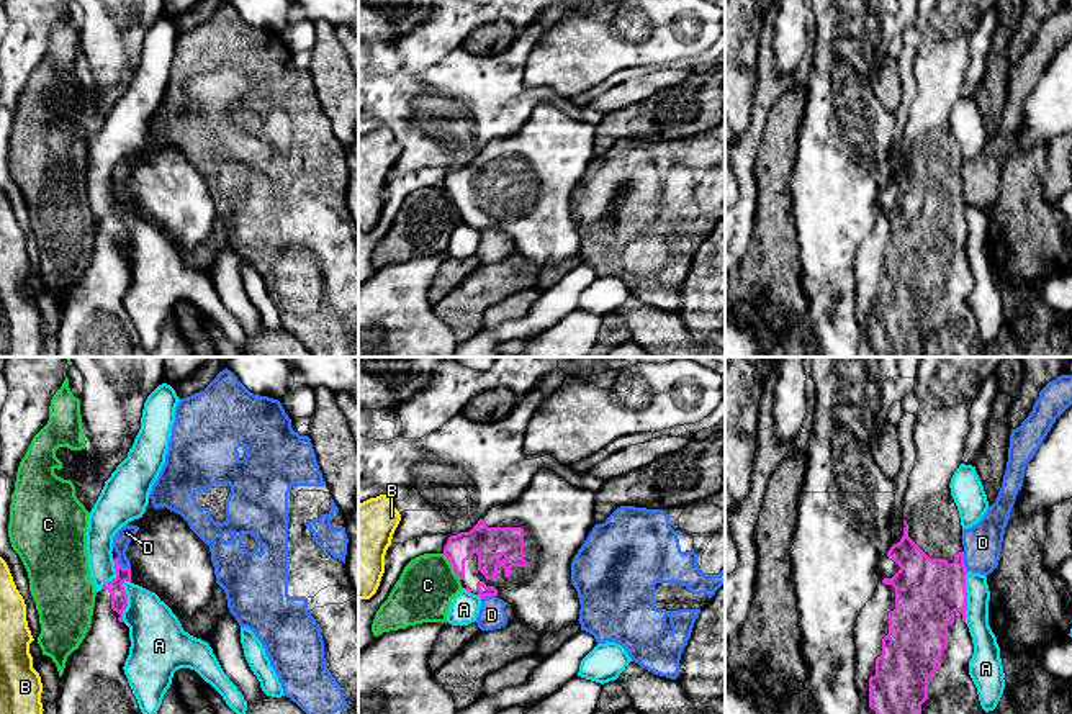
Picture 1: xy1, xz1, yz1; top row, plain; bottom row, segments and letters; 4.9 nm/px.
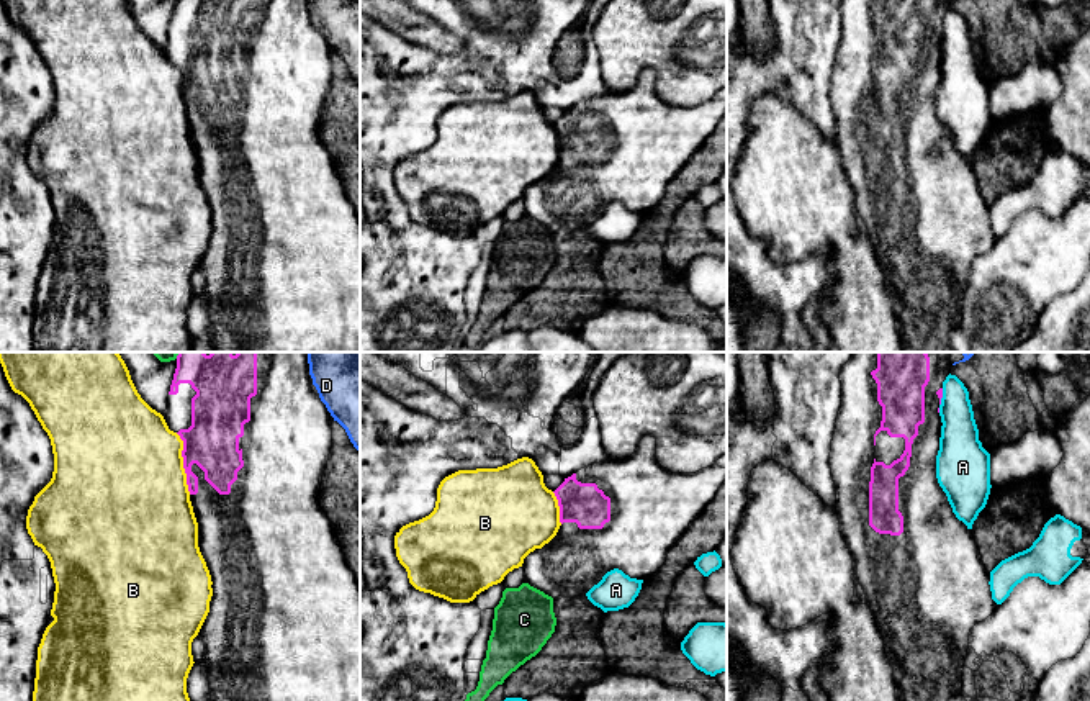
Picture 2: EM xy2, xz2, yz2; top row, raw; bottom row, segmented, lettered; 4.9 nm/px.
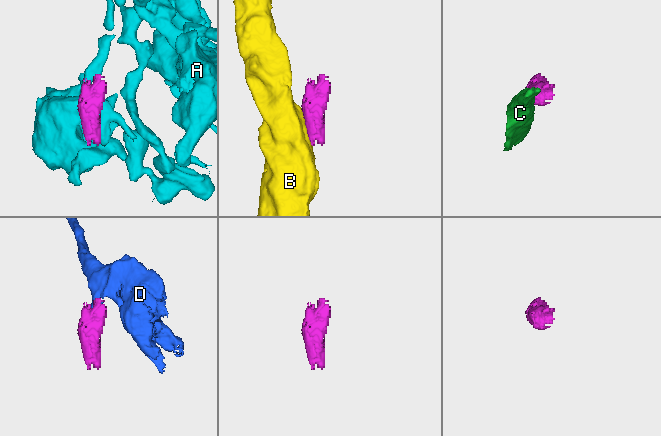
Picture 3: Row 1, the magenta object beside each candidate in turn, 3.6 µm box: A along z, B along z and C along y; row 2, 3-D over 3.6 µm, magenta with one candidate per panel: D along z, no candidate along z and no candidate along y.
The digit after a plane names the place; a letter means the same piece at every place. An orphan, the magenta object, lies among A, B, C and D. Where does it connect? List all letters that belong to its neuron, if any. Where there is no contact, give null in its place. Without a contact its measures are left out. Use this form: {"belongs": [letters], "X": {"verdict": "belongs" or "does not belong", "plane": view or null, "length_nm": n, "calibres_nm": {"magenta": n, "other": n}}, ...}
{"belongs": [], "A": {"verdict": "does not belong", "plane": "yz1", "length_nm": 240, "calibres_nm": {"magenta": 320, "other": 120}}, "B": {"verdict": "does not belong", "plane": "xy2", "length_nm": 320, "calibres_nm": {"magenta": 260, "other": 500}}, "C": {"verdict": "does not belong", "plane": "xz1", "length_nm": 160, "calibres_nm": {"magenta": 160, "other": 280}}, "D": {"verdict": "does not belong", "plane": "yz1", "length_nm": 100, "calibres_nm": {"magenta": 320, "other": 190}}}

